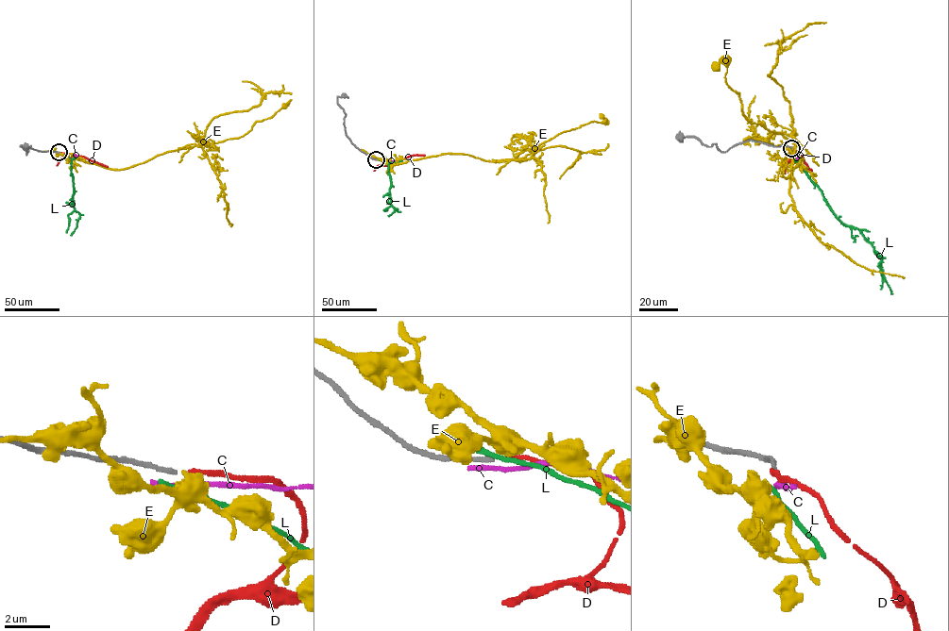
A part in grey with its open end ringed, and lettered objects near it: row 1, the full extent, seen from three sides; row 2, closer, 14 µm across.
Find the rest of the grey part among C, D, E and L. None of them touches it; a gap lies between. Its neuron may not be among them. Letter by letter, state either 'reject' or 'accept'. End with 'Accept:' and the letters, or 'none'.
C: reject
D: accept
E: reject
L: reject
Accept: D

